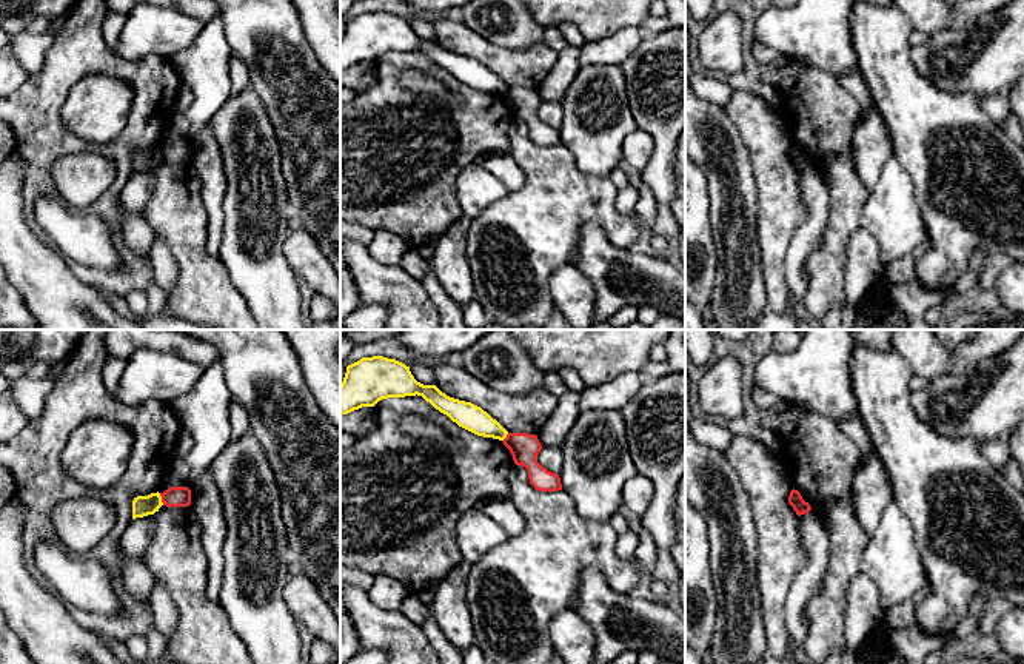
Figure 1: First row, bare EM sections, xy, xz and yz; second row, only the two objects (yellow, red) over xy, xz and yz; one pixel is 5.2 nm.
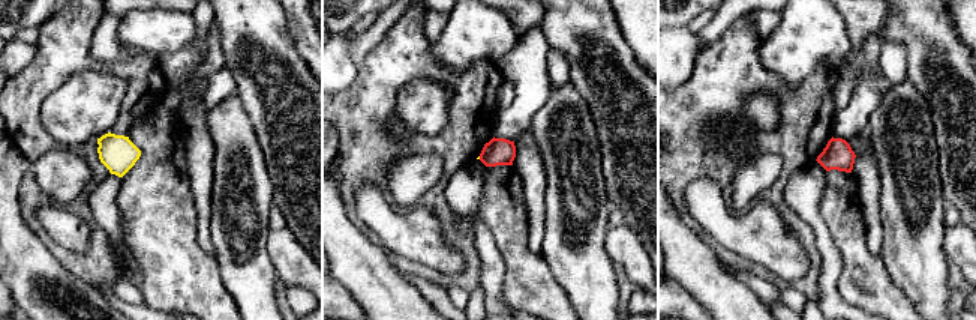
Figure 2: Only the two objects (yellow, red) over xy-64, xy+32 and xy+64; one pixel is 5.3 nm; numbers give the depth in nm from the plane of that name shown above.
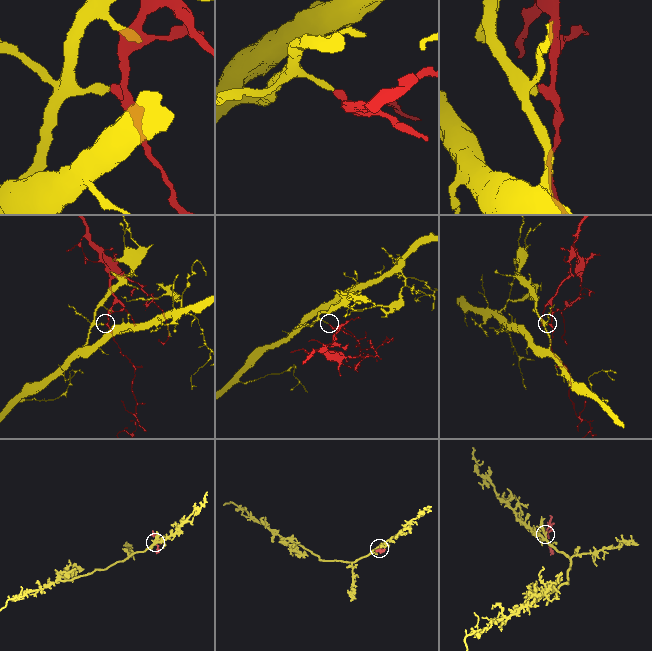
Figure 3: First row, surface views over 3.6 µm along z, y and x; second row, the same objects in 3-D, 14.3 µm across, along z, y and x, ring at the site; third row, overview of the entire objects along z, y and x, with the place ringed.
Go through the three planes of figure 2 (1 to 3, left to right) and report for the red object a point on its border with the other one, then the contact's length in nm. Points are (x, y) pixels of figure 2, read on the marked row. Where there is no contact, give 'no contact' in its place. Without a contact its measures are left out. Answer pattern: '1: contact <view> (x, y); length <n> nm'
1: no contact
2: no contact
3: no contact

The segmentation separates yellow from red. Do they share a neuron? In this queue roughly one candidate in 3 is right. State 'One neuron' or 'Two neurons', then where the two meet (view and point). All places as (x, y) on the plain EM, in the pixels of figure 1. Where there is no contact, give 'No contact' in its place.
Two neurons. Touches yellow at xy (160, 154)

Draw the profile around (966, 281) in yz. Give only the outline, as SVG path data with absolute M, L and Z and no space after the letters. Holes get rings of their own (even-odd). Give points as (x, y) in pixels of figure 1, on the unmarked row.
M975 250L970 254L967 270L958 277L953 285L955 296L962 296L970 288L976 287L986 256L987 253L984 250Z

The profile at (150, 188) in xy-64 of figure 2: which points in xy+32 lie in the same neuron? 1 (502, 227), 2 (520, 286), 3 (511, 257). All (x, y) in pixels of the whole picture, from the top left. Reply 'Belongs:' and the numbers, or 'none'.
Belongs: 1, 2, 3

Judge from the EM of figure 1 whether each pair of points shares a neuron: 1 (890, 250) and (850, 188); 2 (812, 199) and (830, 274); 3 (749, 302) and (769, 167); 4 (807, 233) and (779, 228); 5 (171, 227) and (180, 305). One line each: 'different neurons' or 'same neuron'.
1: different neurons
2: different neurons
3: different neurons
4: different neurons
5: same neuron

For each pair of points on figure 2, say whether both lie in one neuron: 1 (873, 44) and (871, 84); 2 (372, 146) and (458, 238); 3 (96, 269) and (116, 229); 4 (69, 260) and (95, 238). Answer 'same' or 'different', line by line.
1: same
2: same
3: different
4: same

